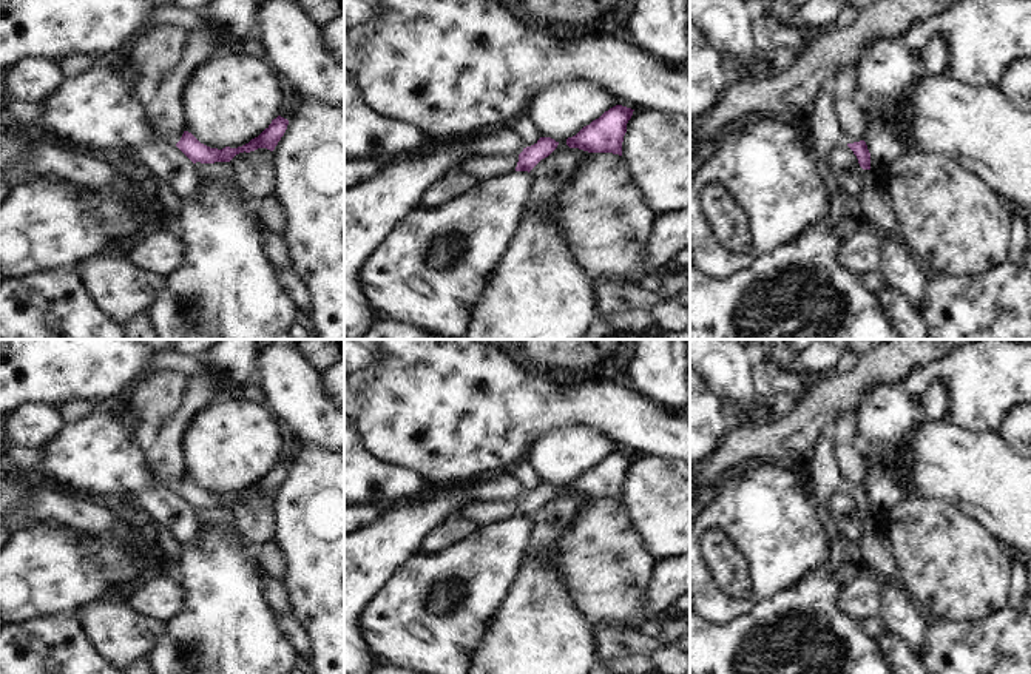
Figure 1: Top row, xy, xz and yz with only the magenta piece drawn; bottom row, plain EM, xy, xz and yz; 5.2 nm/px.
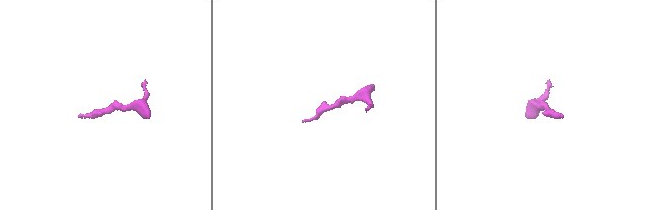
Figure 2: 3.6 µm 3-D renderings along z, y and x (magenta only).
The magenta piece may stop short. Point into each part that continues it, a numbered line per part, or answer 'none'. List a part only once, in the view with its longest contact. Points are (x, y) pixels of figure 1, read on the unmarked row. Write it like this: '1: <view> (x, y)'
1: xy (292, 446)

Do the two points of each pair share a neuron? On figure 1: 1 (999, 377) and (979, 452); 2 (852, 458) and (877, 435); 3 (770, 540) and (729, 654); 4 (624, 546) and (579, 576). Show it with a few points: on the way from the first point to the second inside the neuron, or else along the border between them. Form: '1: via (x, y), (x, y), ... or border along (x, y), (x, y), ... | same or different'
1: border along (949, 420), (974, 432), (996, 434) | different
2: border along (855, 411), (860, 438), (868, 451) | different
3: border along (774, 594), (747, 614), (720, 625), (707, 623) | different
4: via (613, 554), (605, 559), (596, 559), (590, 565) | same

